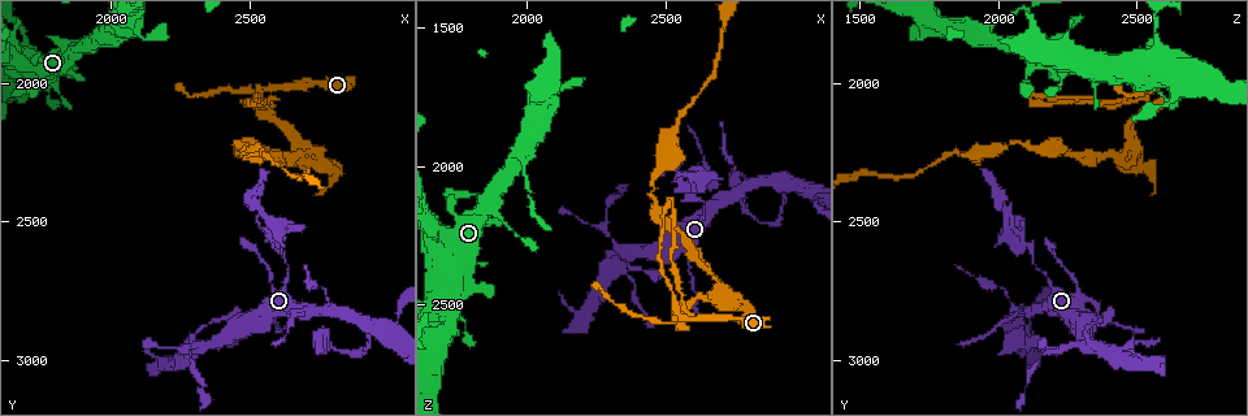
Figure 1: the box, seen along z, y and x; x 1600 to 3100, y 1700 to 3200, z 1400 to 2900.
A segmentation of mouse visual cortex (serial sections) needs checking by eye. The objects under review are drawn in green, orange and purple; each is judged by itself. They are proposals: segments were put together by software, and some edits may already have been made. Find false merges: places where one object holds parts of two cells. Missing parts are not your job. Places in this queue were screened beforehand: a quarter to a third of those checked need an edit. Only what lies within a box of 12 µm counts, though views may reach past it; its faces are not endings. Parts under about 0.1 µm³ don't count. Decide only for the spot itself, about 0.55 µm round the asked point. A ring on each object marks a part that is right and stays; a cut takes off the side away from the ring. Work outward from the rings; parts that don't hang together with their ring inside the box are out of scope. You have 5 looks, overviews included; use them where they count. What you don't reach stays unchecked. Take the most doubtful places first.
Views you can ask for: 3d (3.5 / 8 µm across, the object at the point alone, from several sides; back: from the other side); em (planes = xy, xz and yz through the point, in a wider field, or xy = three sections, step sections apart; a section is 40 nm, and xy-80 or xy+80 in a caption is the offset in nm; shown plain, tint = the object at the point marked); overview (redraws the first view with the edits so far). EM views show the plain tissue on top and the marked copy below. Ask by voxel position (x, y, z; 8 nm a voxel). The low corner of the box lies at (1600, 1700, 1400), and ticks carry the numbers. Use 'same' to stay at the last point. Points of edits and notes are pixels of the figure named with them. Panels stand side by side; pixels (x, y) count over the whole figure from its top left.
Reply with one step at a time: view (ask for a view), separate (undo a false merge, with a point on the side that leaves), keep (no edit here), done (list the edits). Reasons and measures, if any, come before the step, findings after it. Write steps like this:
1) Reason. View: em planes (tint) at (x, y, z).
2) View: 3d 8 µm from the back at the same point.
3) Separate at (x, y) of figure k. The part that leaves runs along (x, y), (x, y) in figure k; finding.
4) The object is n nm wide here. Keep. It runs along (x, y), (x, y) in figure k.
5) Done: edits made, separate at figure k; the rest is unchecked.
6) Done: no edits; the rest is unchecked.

Abrupt turn. View: 3d 3.5 µm at (2580, 2020, 2550).

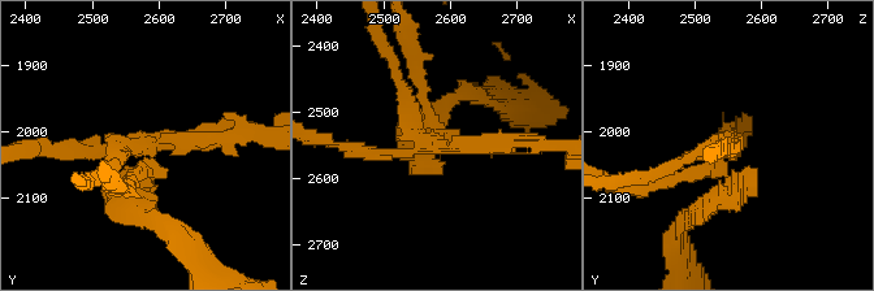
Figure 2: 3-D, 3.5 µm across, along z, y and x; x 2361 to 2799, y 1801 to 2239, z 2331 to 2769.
Shape alone is not enough. View: em xy step 1 (tint) at (2590, 2025, 2545).

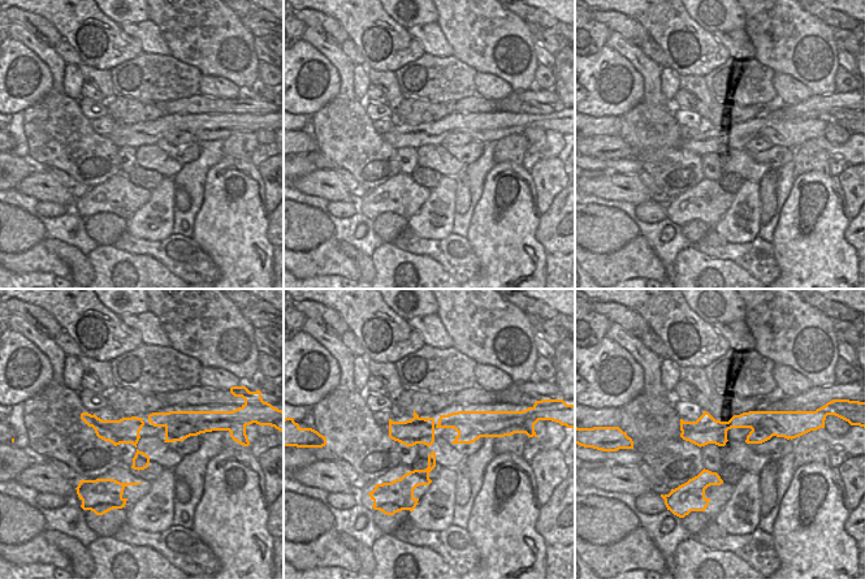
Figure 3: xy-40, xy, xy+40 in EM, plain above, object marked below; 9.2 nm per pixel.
The object is 240 nm wide here. Separate at (744, 194) of figure 2. The part that leaves runs along (723, 161), (730, 190), (683, 221) in figure 2; a second cell is stuck on.

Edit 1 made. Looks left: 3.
Small branch off a trunk. View: 3d 3.5 µm at (2340, 2950, 2310).

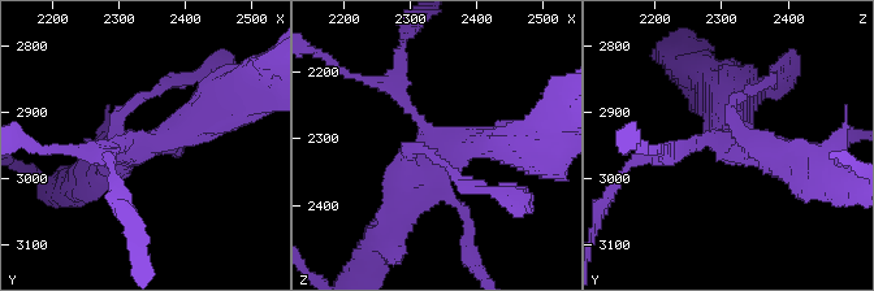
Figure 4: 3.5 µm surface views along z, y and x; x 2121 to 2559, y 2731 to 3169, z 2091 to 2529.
Need the tissue. View: em xy step 1 (tint) at (2345, 2945, 2310).

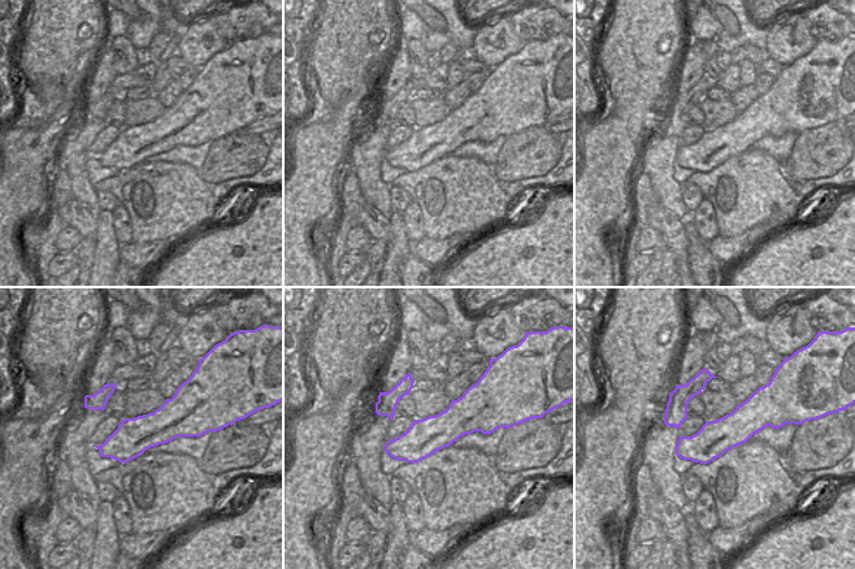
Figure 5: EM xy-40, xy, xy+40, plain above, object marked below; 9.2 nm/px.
View: em xy step 2 (tint) at the same point.

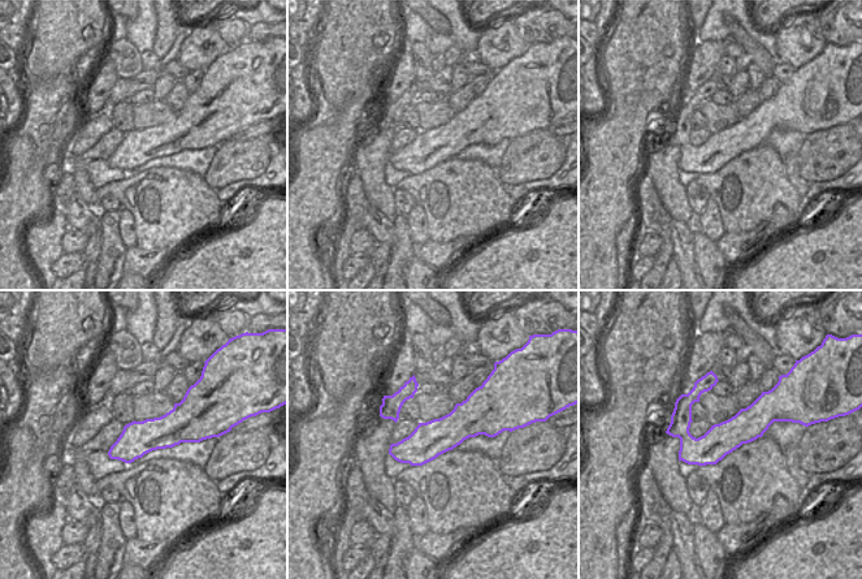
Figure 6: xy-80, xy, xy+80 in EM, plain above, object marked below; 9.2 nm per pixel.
The object is 340 nm wide here. Keep. It runs along (513, 143), (441, 147), (397, 217) in figure 4; all the same cell.

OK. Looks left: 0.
Done: edits made, separate at figure 2; the rest is unchecked.

